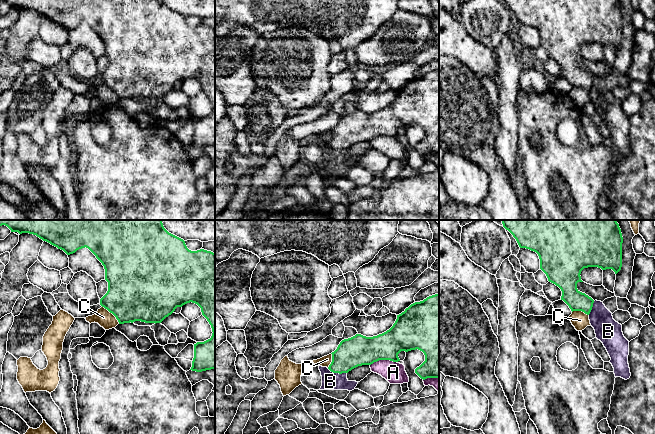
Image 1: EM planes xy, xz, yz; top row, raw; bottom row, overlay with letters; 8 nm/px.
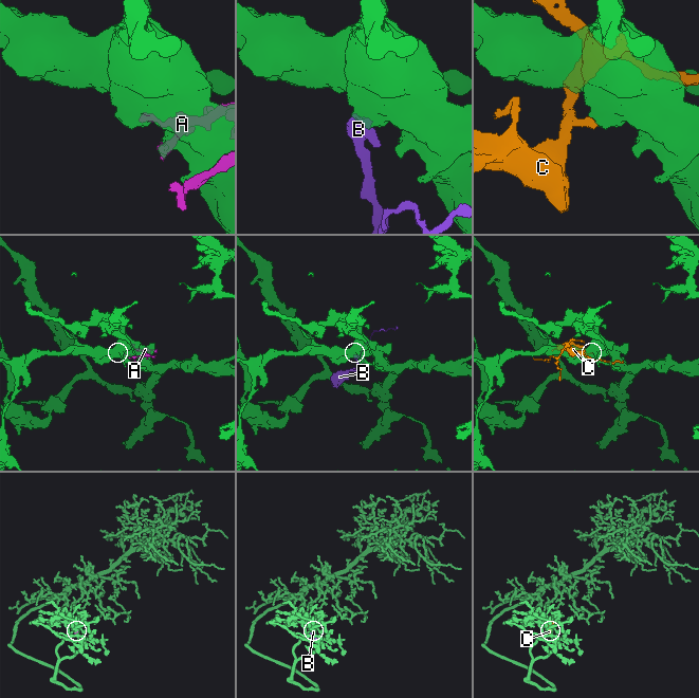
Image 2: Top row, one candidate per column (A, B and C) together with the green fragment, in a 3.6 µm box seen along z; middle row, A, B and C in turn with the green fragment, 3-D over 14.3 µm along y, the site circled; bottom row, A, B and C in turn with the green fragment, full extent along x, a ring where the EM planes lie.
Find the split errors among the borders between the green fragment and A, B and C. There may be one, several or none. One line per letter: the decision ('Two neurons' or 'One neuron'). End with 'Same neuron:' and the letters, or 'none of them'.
A: Two neurons
B: Two neurons
C: Two neurons
Same neuron: none of them

